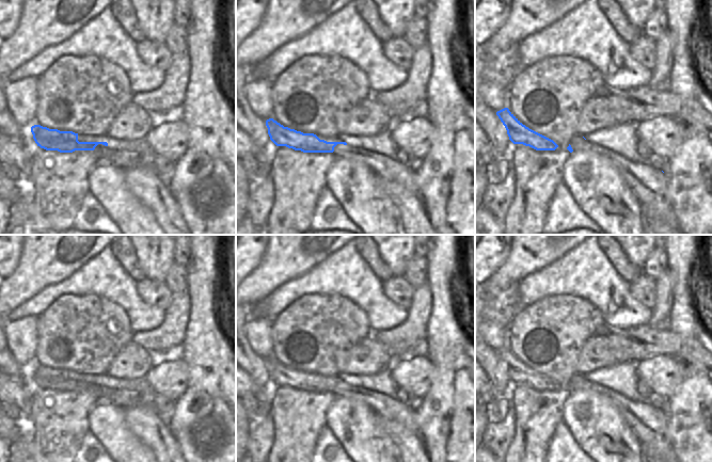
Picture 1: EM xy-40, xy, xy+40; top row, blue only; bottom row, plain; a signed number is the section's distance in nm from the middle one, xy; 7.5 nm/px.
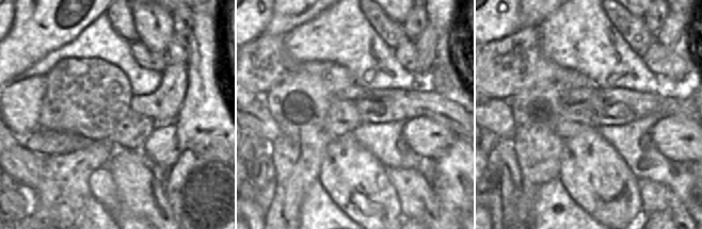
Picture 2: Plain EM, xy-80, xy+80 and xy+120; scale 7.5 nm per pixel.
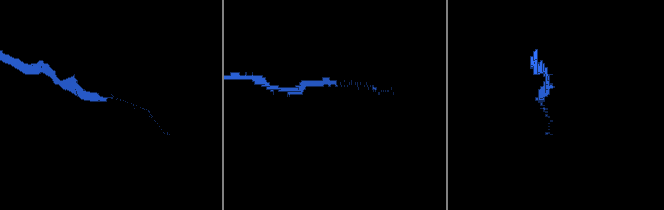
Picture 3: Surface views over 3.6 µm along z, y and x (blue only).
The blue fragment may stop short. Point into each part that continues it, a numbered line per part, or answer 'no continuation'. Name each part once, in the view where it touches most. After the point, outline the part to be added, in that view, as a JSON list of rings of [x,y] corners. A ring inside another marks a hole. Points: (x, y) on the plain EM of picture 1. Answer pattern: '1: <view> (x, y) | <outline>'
1: xy (388, 408) | [[[337,383],[332,393],[336,396],[359,400],[374,409],[382,418],[397,421],[408,430],[418,434],[414,408],[396,398],[379,394],[373,389],[355,387],[344,383]]]

